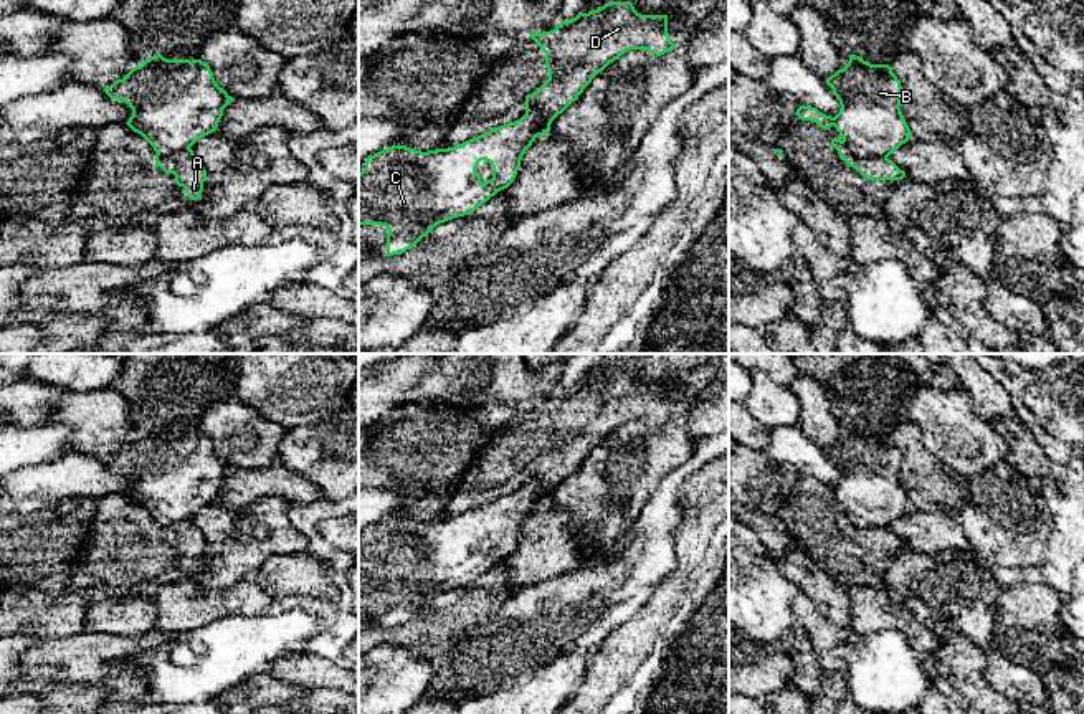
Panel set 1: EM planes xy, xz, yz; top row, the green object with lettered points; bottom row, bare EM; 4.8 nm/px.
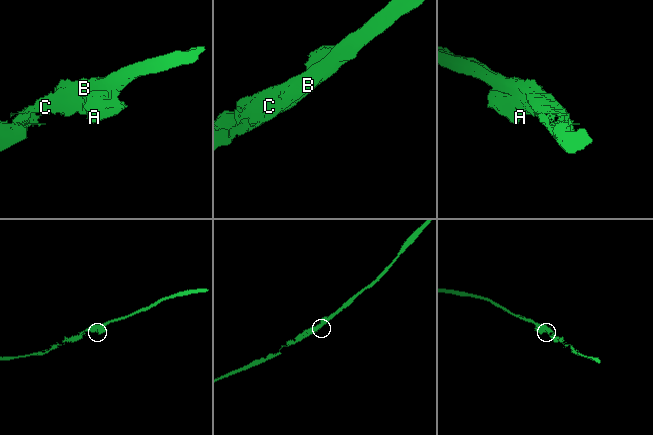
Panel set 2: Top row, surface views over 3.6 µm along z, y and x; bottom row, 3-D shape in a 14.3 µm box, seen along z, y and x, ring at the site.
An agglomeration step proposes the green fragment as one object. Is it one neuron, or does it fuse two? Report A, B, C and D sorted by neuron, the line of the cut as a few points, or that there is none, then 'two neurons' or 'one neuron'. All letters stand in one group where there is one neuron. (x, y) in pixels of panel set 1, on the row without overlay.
A D / B C | yz (843, 509), (858, 526), (886, 529) | two neurons

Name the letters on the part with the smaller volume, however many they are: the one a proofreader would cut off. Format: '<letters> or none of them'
A, D

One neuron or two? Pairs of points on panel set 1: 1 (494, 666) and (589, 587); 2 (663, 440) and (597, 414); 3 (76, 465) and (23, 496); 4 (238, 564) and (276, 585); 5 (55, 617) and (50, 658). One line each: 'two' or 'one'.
1: one
2: two
3: one
4: two
5: two

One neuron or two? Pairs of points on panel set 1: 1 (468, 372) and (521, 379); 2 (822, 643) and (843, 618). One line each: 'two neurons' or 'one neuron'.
1: one neuron
2: two neurons

